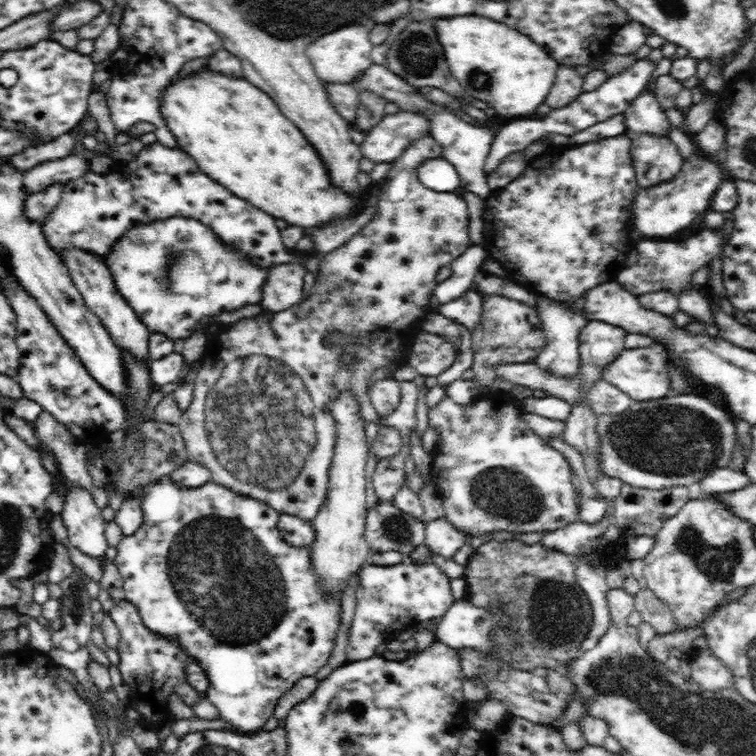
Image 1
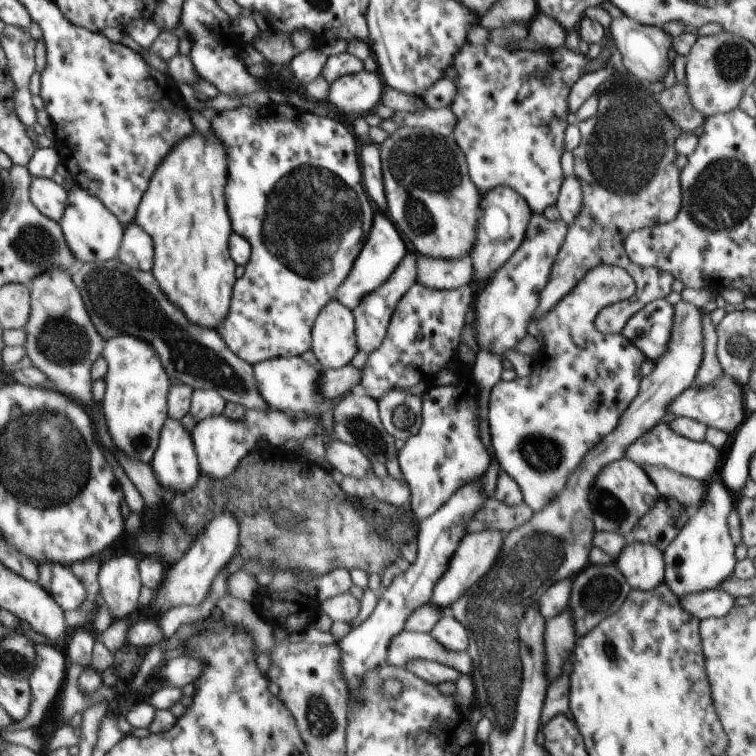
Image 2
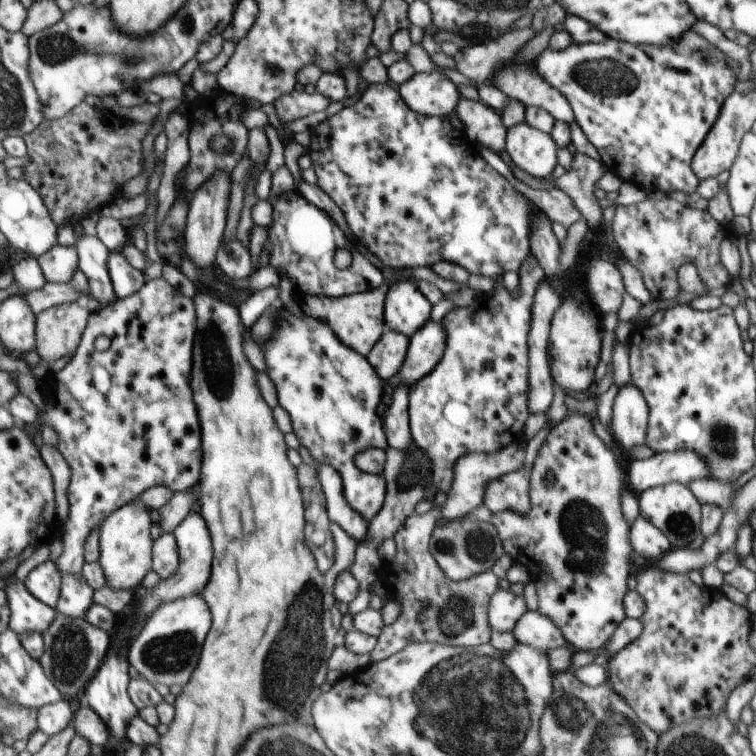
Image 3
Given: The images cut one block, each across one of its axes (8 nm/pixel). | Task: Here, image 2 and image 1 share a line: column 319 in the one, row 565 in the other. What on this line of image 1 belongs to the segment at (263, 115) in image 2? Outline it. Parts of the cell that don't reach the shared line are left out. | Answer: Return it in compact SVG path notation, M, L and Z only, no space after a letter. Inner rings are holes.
M170 475L160 477L153 483L146 483L141 488L139 499L143 512L142 524L134 534L125 536L118 543L117 555L112 561L120 571L125 600L136 606L142 623L148 630L176 643L193 662L202 667L209 680L209 687L204 694L216 706L224 721L227 721L236 732L241 734L262 731L266 722L274 717L274 709L279 698L287 690L290 690L296 681L314 678L316 672L328 663L336 644L336 634L340 630L341 598L323 592L321 579L318 573L312 569L314 568L312 549L307 546L296 547L286 542L281 530L278 529L278 516L281 514L264 501L239 495L228 487L212 481L199 487L183 487L174 483L174 479Z

